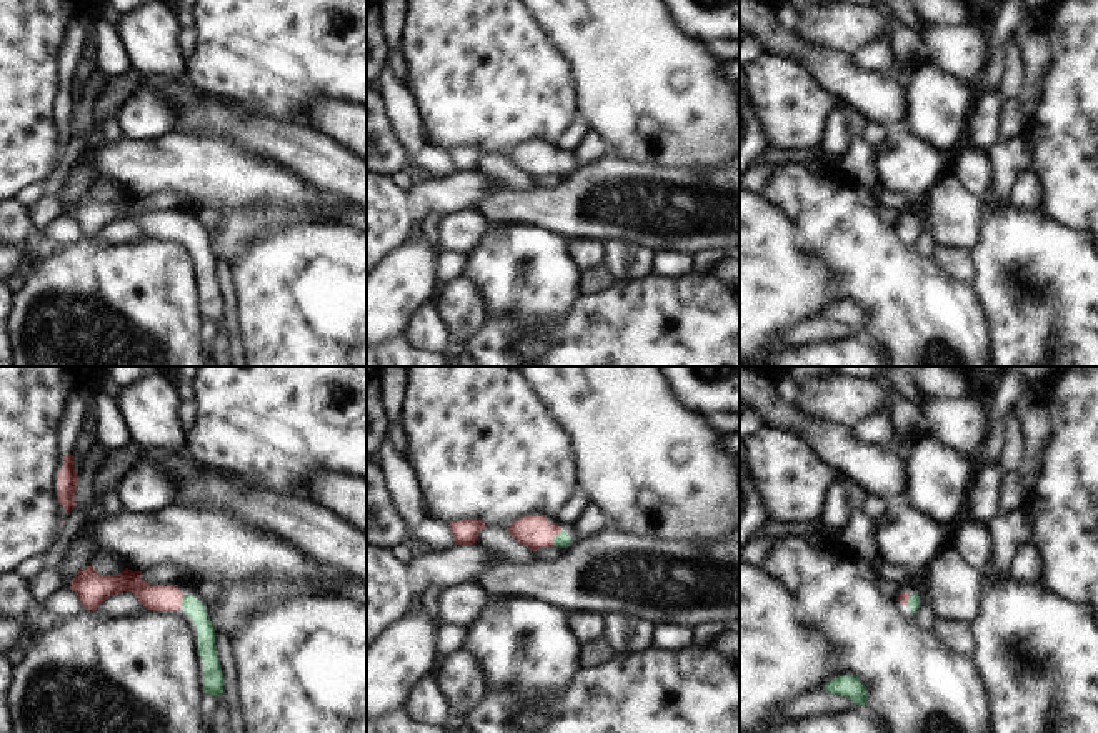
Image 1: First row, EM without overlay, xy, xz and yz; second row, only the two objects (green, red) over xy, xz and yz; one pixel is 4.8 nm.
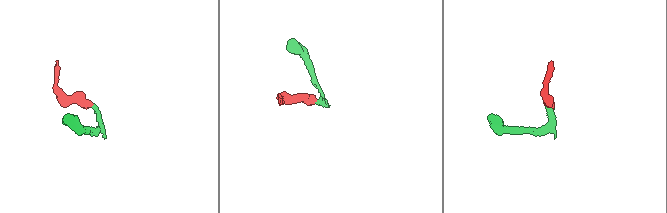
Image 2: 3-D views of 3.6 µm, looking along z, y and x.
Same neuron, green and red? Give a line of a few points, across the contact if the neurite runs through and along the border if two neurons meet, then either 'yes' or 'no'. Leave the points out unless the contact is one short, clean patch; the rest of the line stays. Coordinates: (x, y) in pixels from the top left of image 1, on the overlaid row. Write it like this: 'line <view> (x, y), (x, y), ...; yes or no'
line xz (562, 540), (555, 537), (534, 532); yes

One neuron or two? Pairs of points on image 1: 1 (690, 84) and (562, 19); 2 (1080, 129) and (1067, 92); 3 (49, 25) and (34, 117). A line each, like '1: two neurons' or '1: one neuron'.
1: one neuron
2: one neuron
3: one neuron

